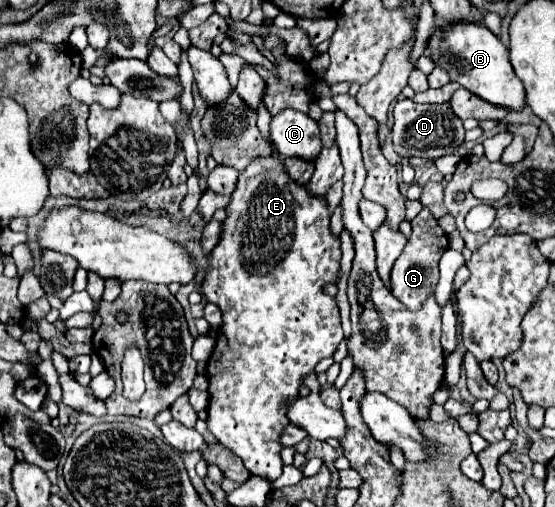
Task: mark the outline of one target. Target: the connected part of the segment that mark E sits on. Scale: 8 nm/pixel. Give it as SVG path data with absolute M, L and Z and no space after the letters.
M256 156L252 158L252 162L240 172L236 188L230 196L230 202L226 206L226 220L222 222L222 232L220 232L220 240L214 246L214 250L208 256L208 272L204 276L202 282L202 296L216 304L222 310L222 326L218 328L218 336L216 336L216 346L212 350L212 356L208 358L208 366L206 366L206 378L208 378L208 394L210 394L210 402L208 402L208 430L218 438L220 444L224 444L226 448L230 448L236 456L242 458L244 466L250 470L250 474L254 476L262 476L268 480L276 480L282 474L282 458L280 458L280 436L284 432L284 428L290 424L288 420L288 408L290 404L300 396L300 388L304 384L304 376L308 376L310 372L314 372L314 366L322 360L334 354L336 346L340 344L340 340L344 338L342 334L342 326L340 326L340 314L338 314L338 306L336 300L332 296L328 296L324 292L324 284L338 282L338 272L340 272L340 238L332 234L330 230L330 208L326 198L314 196L310 194L310 190L306 188L306 184L298 184L296 180L292 180L288 176L288 172L284 172L284 160L280 156Z

